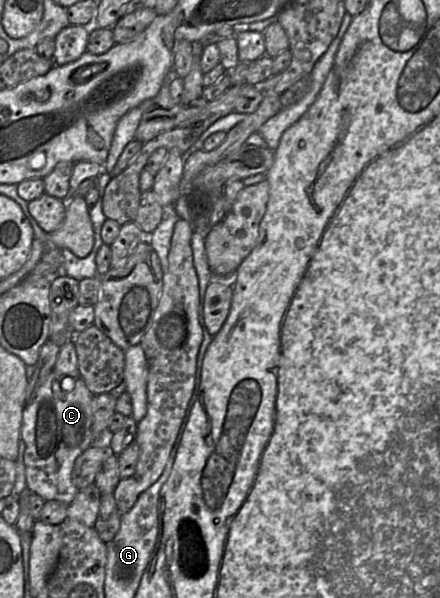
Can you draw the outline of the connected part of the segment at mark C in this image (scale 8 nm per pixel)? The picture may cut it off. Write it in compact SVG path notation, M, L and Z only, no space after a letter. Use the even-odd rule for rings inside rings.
M53 371L44 383L37 389L32 402L23 411L21 439L25 443L24 465L26 487L31 492L41 496L45 501L57 500L71 504L79 489L72 481L72 471L75 460L94 442L92 433L92 400L94 395L86 387L81 377L76 379L59 375Z

